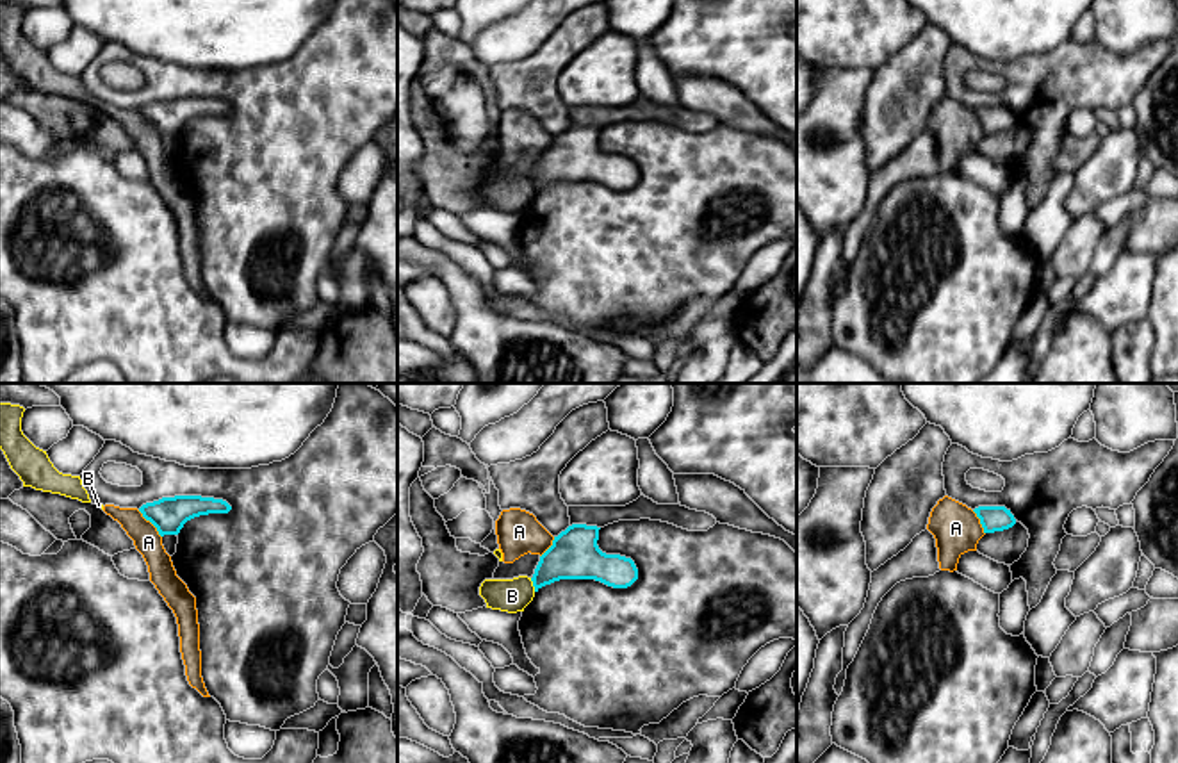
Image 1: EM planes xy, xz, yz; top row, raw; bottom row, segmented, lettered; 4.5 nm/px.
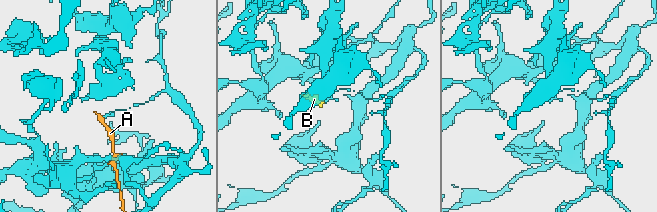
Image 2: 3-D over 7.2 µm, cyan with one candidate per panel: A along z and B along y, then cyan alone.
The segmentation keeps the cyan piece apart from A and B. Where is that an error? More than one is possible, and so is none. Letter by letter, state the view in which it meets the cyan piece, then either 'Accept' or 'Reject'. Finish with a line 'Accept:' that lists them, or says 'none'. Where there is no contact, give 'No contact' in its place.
A: Touches cyan in xy. Reject
B: Touches cyan in xz. Reject
Accept: none

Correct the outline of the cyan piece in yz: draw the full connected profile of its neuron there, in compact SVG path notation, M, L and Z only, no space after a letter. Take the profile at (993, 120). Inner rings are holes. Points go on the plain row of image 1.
M978 107L973 112L980 119L984 134L1003 132L1016 125L1014 116L1005 107Z

